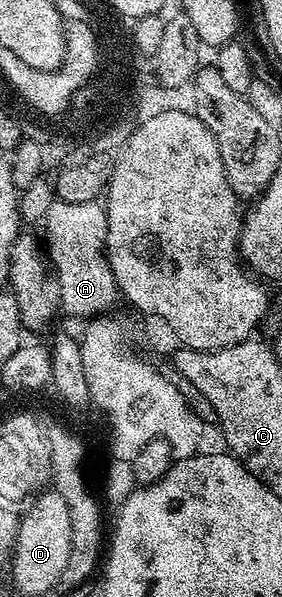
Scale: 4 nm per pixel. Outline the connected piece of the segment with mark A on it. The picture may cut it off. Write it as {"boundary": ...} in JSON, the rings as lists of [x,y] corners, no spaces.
{"boundary":[[[57,200],[52,202],[50,211],[47,212],[44,228],[46,228],[46,236],[44,235],[46,249],[56,270],[61,289],[59,298],[63,313],[93,318],[111,311],[108,309],[115,304],[116,300],[119,301],[120,293],[107,258],[108,215],[105,207],[97,201],[62,202]]]}

